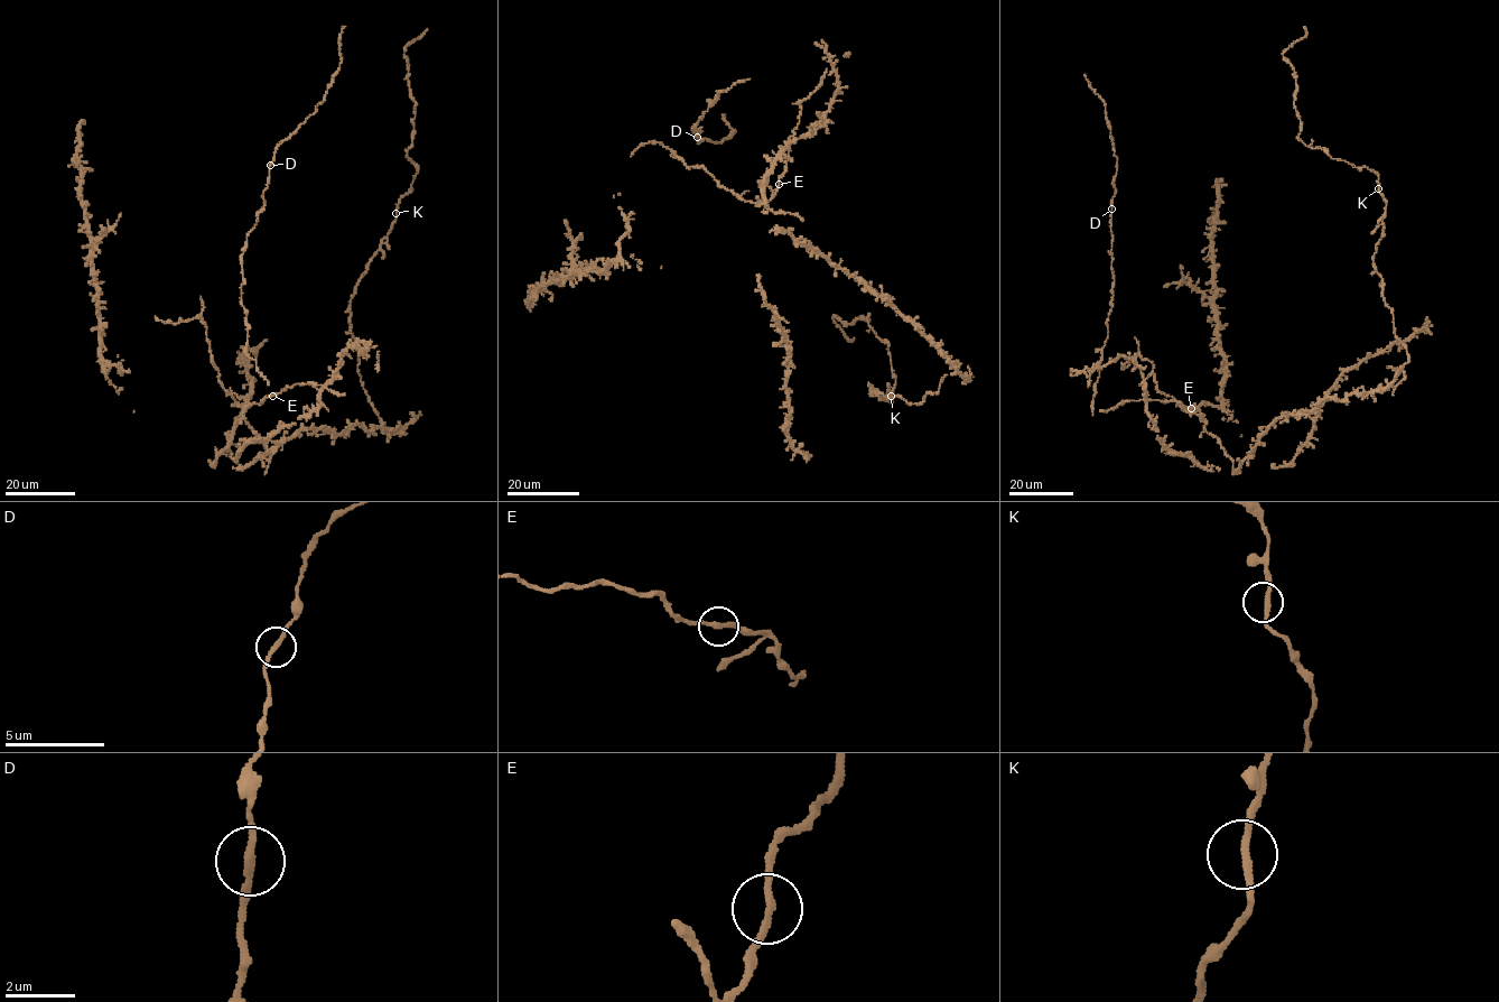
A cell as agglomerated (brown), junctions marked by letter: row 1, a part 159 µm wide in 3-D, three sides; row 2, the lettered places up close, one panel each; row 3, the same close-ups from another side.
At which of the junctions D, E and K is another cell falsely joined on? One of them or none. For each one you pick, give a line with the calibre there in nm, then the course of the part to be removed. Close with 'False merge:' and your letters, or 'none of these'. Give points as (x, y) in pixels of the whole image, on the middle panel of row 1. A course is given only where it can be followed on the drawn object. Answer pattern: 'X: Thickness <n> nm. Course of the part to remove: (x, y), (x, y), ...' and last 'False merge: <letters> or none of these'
False merge: none of these

